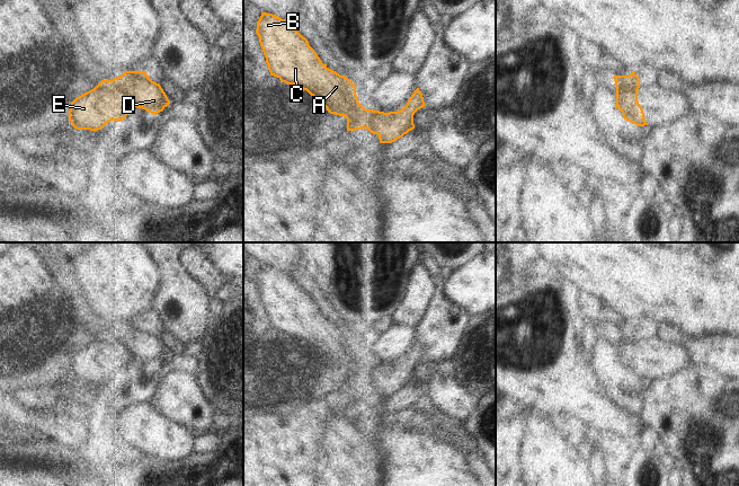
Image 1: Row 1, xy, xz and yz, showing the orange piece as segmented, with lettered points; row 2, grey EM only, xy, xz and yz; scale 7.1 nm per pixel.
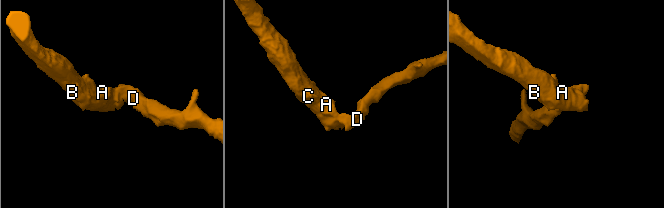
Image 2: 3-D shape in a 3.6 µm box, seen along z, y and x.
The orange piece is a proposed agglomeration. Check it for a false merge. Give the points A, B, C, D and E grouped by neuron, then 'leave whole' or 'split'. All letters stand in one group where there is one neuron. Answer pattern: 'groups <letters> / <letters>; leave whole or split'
groups A B C E / D; split

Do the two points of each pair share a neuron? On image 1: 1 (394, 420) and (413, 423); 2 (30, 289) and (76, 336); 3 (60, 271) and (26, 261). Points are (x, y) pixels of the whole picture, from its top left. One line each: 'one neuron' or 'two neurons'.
1: one neuron
2: two neurons
3: two neurons

